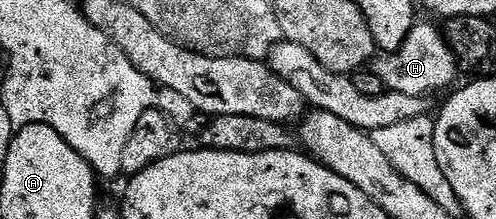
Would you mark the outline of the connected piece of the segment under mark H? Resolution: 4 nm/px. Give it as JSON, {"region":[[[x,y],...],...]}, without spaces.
{"region":[[[417,23],[413,25],[406,43],[398,47],[398,51],[383,54],[375,62],[374,72],[378,75],[378,79],[382,79],[385,90],[428,97],[439,89],[446,88],[455,77],[458,77],[458,66],[443,32],[437,26],[435,29],[432,25]]]}

